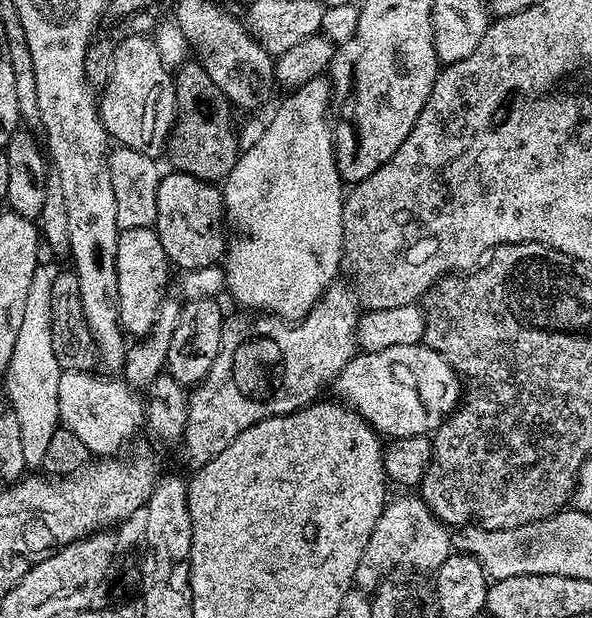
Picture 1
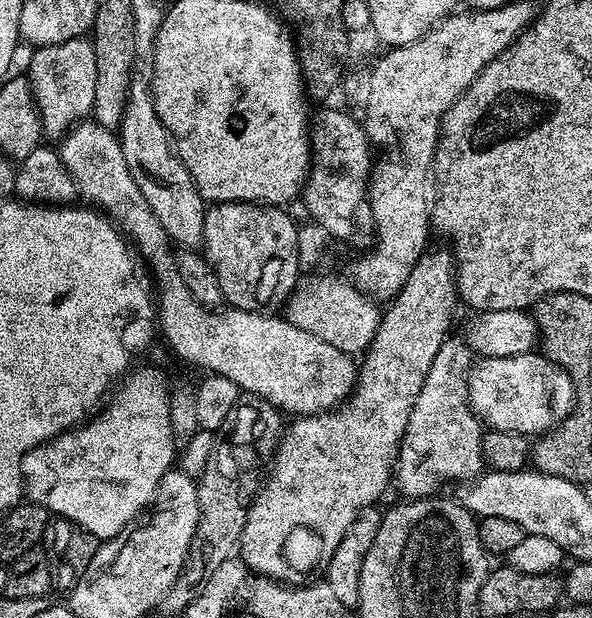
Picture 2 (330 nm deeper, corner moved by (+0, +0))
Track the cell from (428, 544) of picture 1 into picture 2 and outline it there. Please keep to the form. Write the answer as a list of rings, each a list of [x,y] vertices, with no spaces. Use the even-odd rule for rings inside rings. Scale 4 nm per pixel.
[[[445,339],[434,354],[430,374],[418,390],[410,422],[406,422],[404,436],[394,465],[394,484],[400,487],[401,497],[431,496],[443,480],[471,482],[485,471],[482,454],[482,421],[468,404],[468,373],[474,363],[474,353],[463,339]]]

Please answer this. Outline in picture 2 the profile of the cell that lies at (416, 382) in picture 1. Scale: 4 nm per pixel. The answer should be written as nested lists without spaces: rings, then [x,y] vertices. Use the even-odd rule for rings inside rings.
[[[530,351],[510,358],[486,356],[477,359],[468,373],[468,404],[489,429],[497,432],[517,432],[520,436],[532,438],[556,427],[571,416],[576,406],[576,395],[572,379],[565,374],[563,368],[550,362],[542,354]]]

